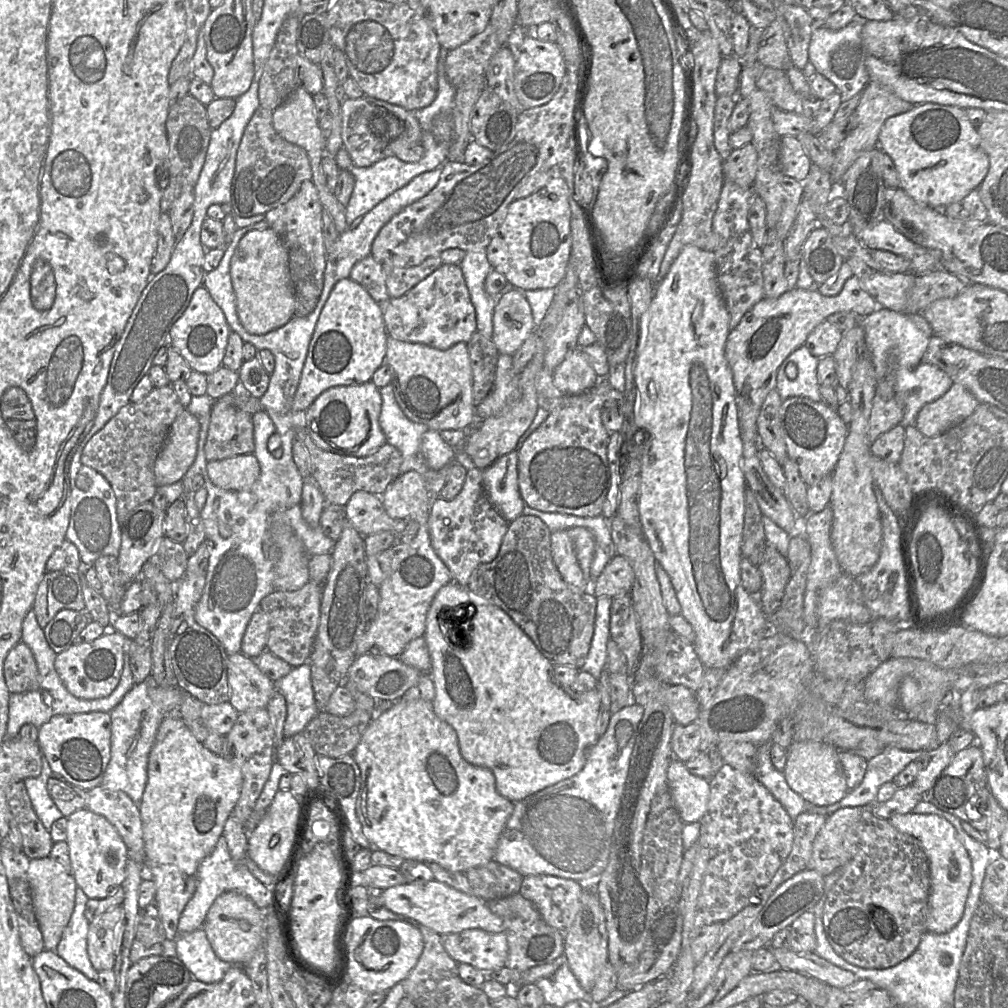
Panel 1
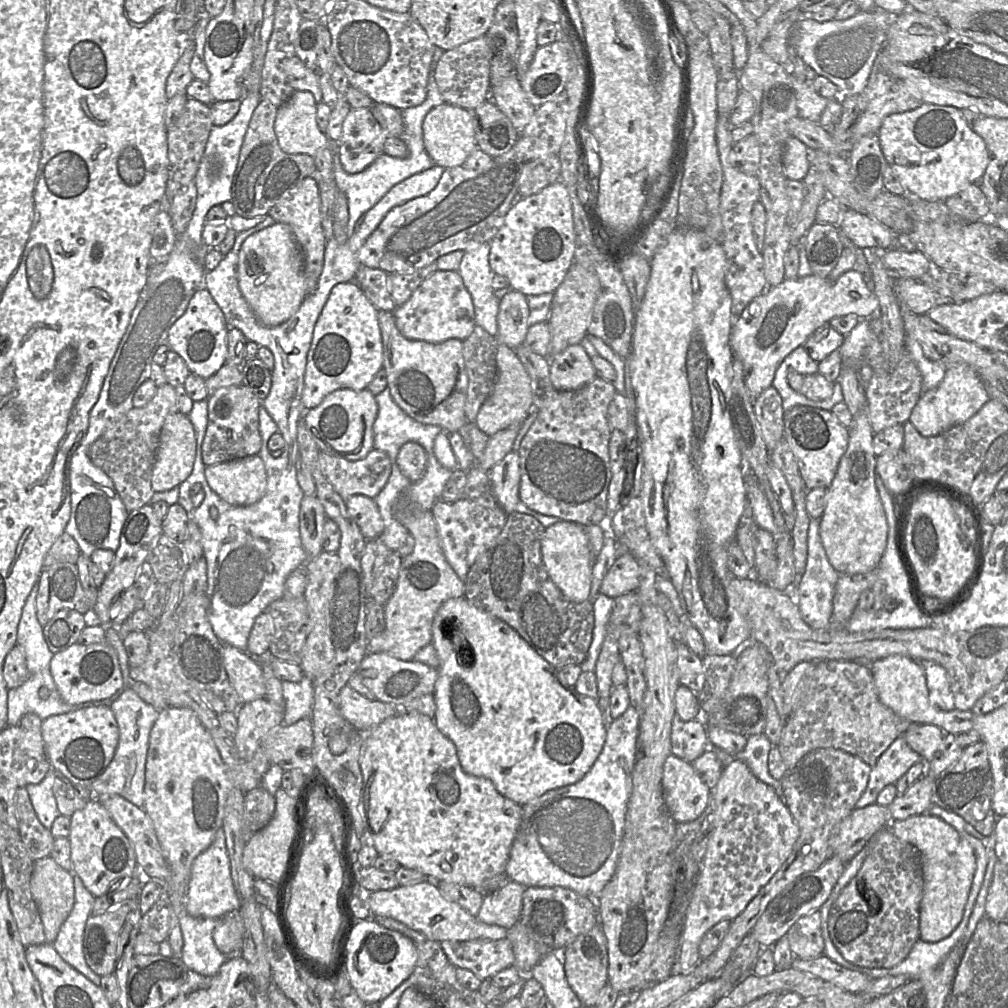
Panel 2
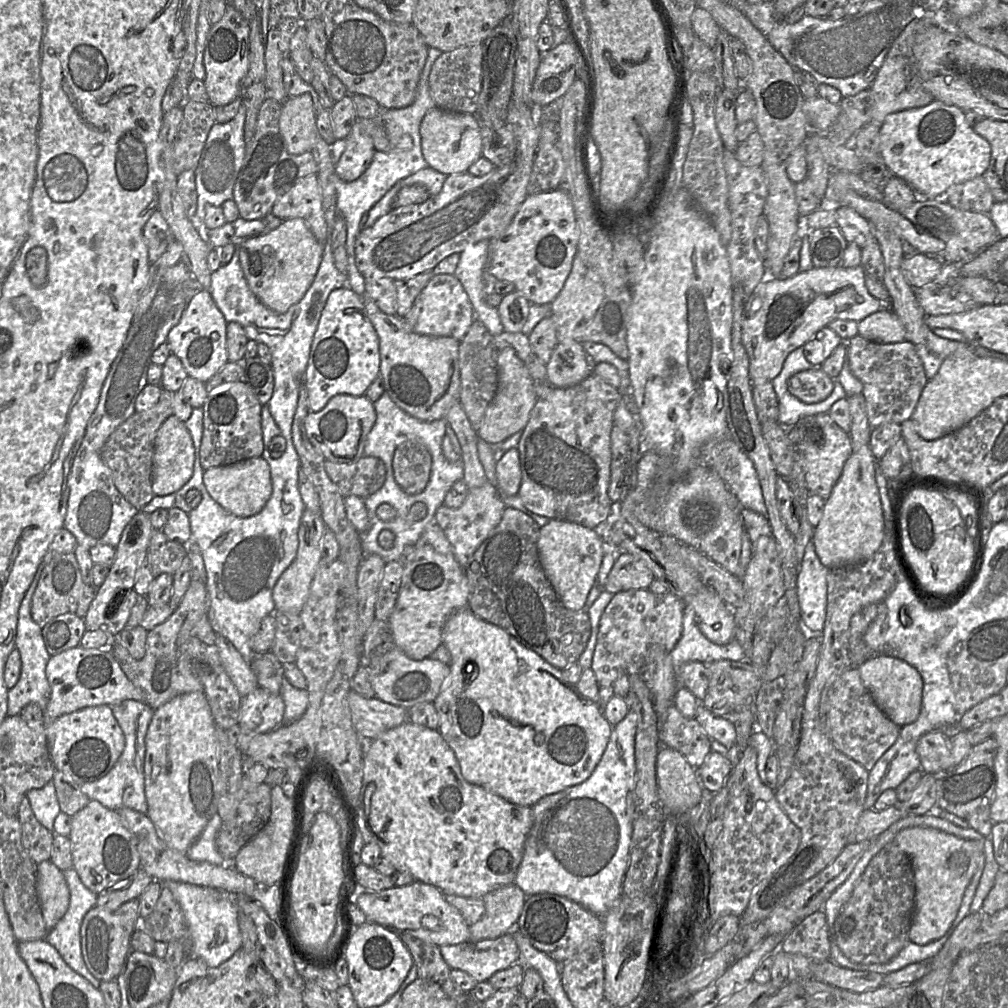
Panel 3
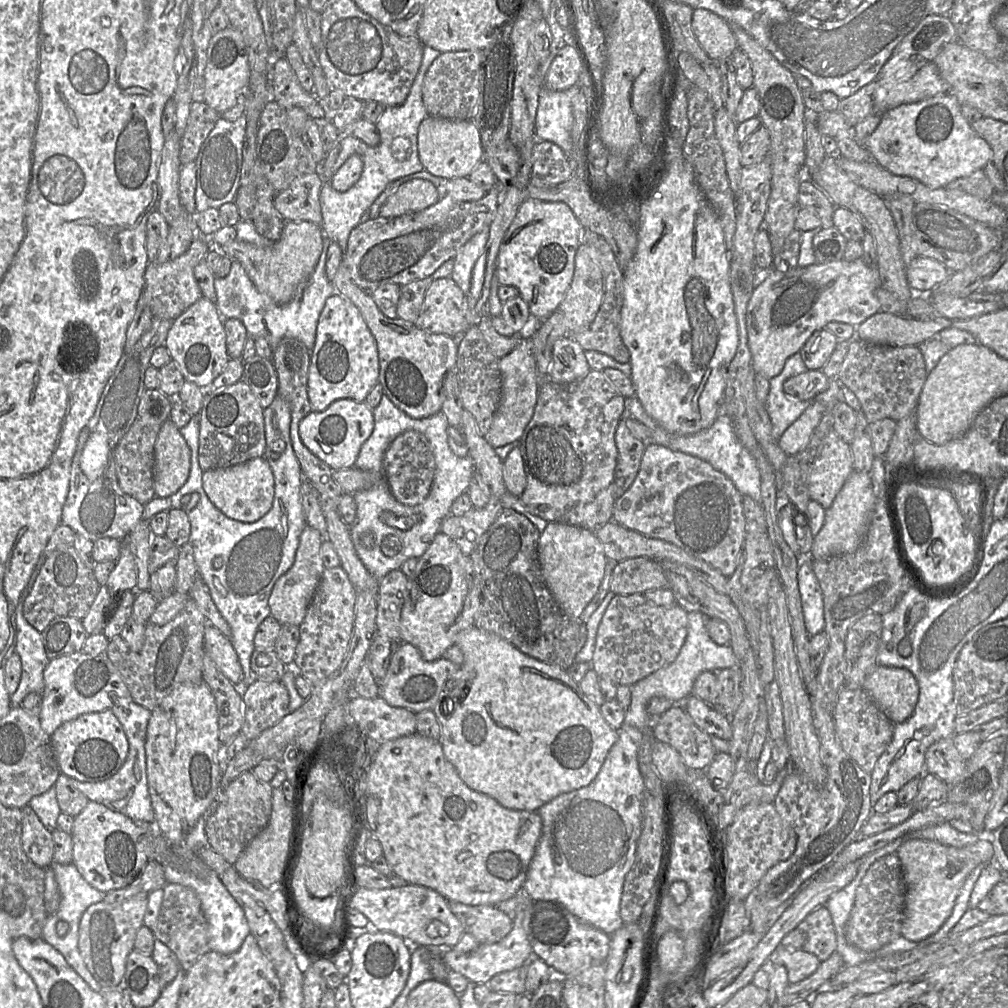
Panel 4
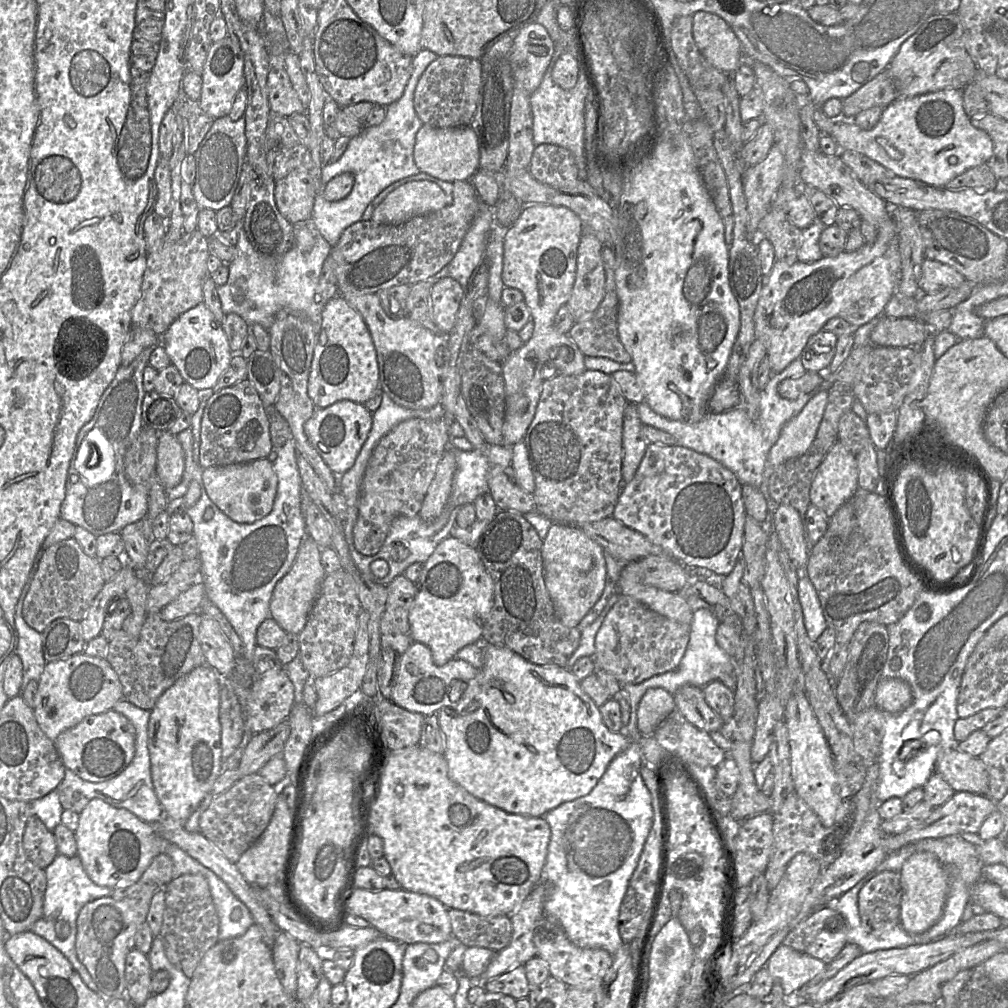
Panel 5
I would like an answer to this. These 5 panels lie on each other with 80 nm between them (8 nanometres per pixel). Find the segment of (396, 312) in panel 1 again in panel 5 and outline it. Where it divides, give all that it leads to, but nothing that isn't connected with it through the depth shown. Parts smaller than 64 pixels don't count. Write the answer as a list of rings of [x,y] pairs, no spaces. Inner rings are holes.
[[[449,276],[433,283],[430,292],[432,315],[442,334],[453,329],[465,292],[466,289]]]

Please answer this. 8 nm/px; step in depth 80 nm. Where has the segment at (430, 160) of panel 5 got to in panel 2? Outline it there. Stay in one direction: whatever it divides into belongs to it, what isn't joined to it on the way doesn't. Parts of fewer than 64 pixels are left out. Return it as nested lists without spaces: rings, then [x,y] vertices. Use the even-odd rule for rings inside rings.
[[[444,103],[433,107],[424,118],[422,131],[426,152],[435,165],[443,168],[463,166],[471,152],[477,148],[473,113],[459,106]]]

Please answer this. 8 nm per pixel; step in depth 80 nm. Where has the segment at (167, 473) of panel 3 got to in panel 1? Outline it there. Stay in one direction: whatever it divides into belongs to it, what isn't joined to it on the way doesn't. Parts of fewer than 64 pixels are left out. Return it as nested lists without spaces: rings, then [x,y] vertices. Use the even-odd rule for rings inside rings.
[[[185,408],[172,423],[155,461],[156,487],[182,480],[196,458],[199,432],[198,419]]]

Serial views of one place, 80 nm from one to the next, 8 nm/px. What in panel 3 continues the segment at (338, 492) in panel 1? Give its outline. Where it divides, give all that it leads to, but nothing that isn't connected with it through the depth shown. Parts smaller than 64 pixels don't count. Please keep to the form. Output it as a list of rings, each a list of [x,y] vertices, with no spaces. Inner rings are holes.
[[[363,456],[354,463],[325,460],[325,469],[344,497],[366,498],[377,492],[386,479],[386,467],[376,457]]]

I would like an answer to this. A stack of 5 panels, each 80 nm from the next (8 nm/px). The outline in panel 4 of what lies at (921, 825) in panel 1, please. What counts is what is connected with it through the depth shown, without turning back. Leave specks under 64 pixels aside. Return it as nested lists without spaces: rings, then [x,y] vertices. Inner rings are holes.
[[[907,836],[896,854],[906,885],[902,935],[910,941],[921,941],[935,934],[951,915],[955,900],[969,874],[978,865],[994,862],[994,848],[987,836],[965,847],[947,846]]]

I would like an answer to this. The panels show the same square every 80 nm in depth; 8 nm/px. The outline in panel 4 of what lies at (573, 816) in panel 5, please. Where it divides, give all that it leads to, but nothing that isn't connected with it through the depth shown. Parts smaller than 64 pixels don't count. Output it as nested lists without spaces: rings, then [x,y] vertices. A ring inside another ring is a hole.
[[[624,723],[616,731],[618,739],[594,780],[538,809],[542,831],[521,889],[531,900],[563,905],[582,922],[607,935],[623,925],[620,901],[641,833],[644,790],[637,761],[643,733]]]

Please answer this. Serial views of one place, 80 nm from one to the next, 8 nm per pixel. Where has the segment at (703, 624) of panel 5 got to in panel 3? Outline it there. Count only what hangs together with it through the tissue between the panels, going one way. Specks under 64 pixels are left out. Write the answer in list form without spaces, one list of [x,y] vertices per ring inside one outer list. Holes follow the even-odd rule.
[[[686,603],[682,619],[682,634],[676,646],[671,651],[671,660],[678,677],[678,669],[686,662],[697,661],[705,665],[718,660],[744,660],[744,651],[741,644],[732,639],[729,643],[718,645],[711,642],[699,629],[695,621],[695,612],[691,604]]]

